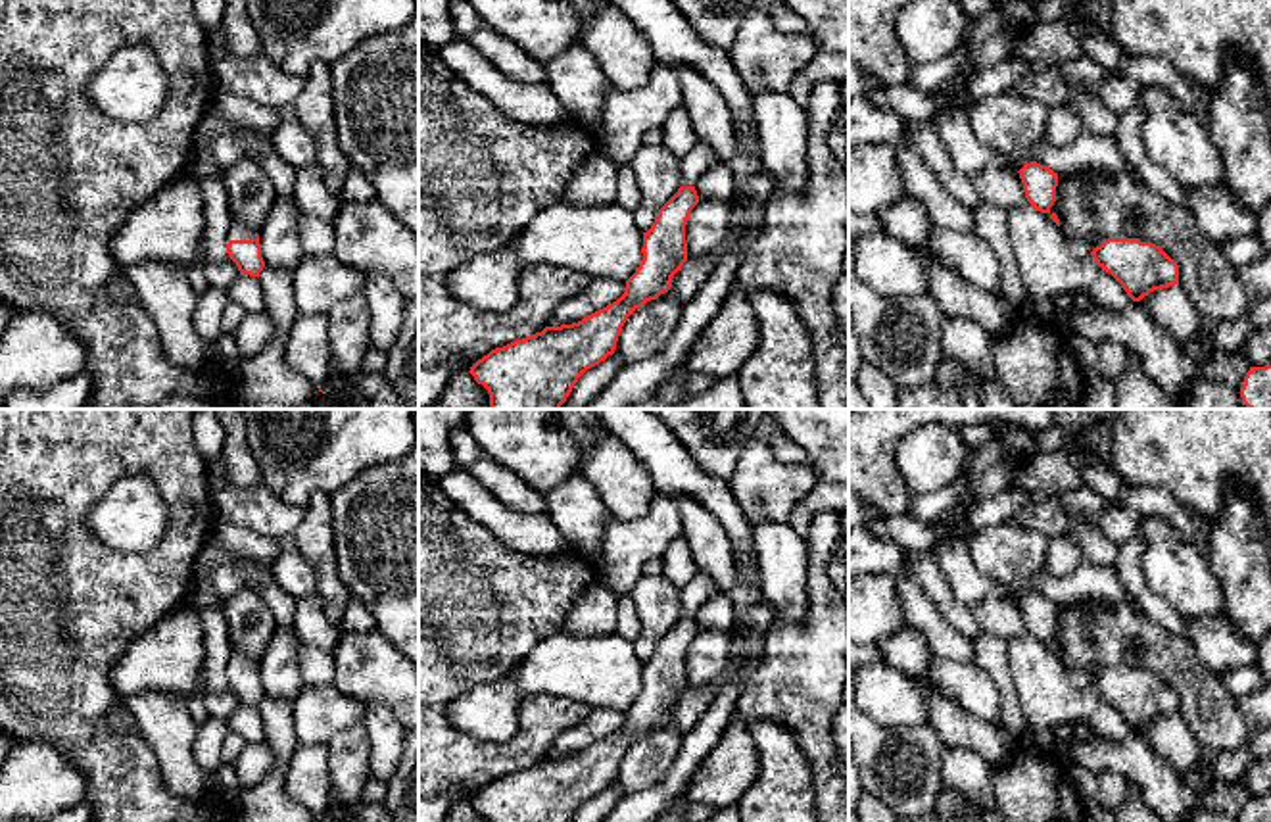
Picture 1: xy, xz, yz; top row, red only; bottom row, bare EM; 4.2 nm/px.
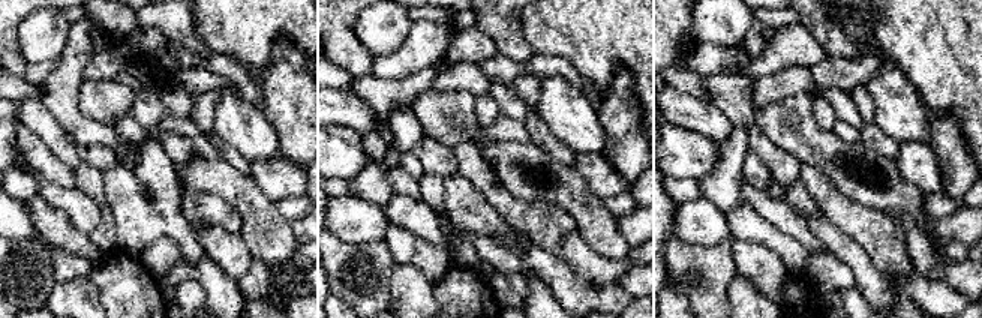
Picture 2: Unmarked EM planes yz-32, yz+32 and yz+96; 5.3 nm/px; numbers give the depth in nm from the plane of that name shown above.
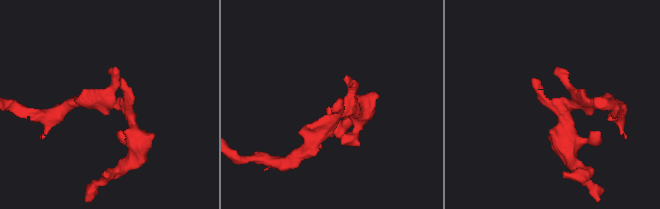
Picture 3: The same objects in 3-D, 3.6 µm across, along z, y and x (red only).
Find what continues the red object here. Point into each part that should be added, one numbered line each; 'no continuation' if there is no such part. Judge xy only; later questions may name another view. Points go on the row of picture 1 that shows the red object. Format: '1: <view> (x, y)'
1: xy (237, 231)

